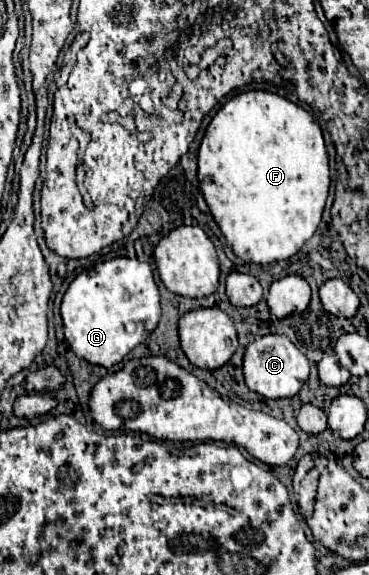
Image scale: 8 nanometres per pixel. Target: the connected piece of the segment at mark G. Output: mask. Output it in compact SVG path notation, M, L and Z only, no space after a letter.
M114 258L94 266L92 270L82 272L74 278L70 288L66 290L60 306L60 314L64 320L64 336L76 356L84 358L90 364L98 364L104 368L112 368L122 358L134 350L138 344L146 342L148 336L160 322L160 292L152 274L152 268L146 262L138 262L132 258Z

